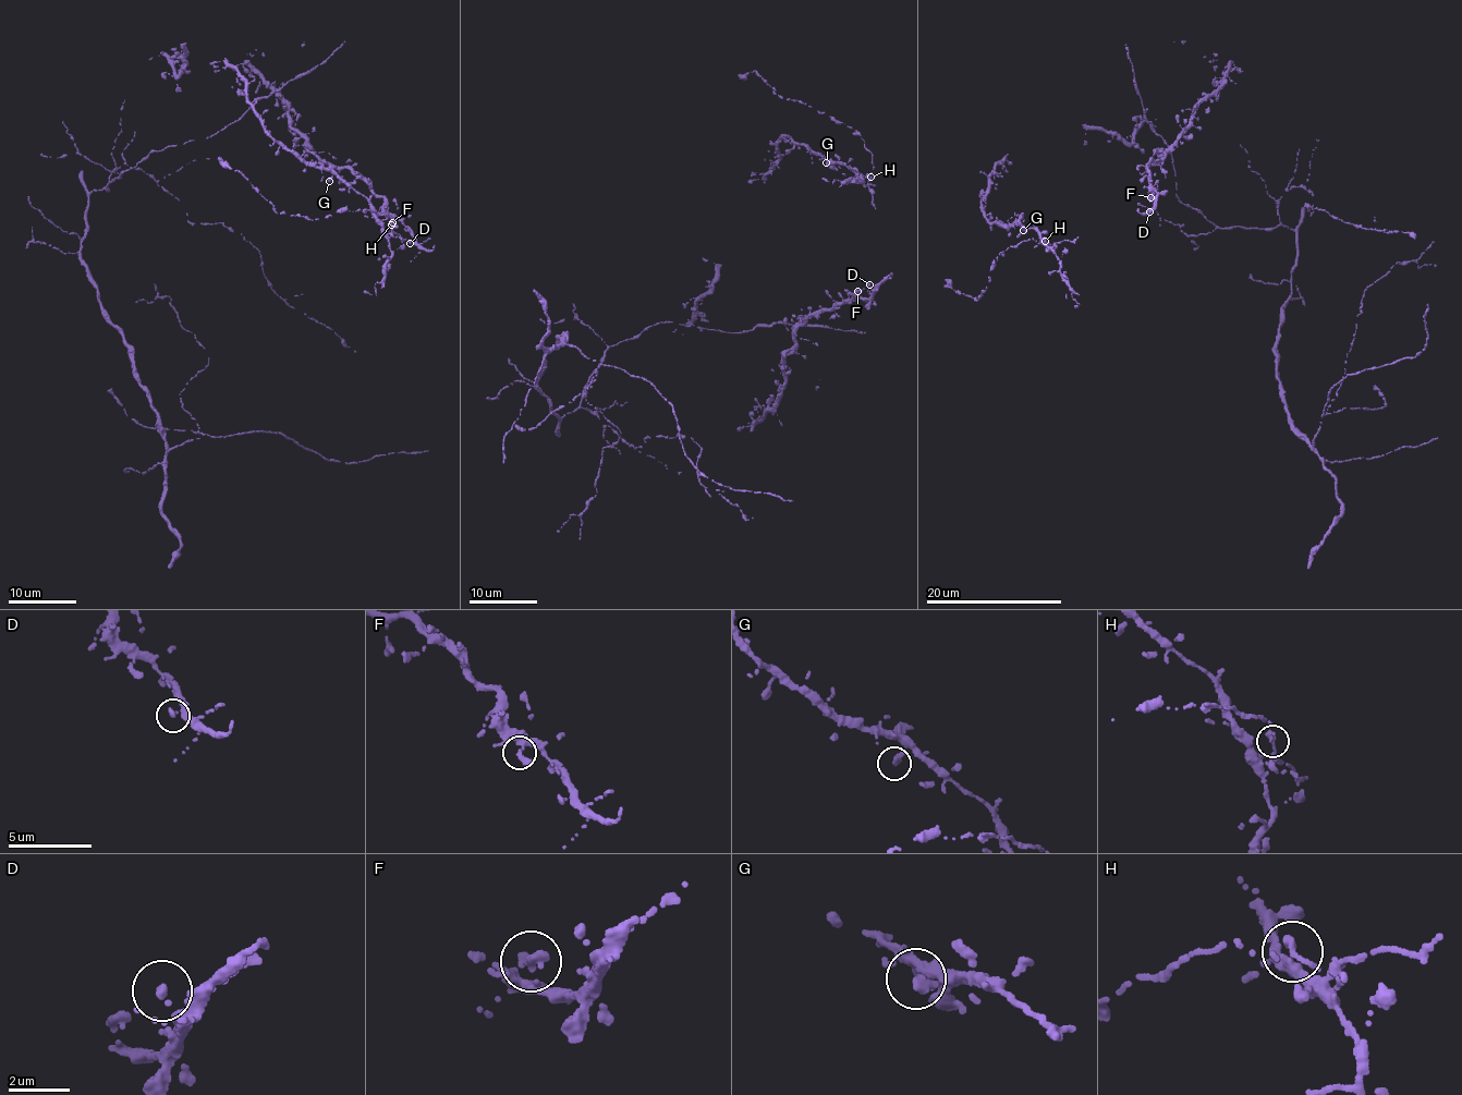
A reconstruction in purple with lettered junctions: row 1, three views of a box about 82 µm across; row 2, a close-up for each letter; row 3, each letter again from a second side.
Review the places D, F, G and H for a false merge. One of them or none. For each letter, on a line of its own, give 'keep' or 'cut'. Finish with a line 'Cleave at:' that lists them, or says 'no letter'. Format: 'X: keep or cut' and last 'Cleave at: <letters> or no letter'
D: keep
F: keep
G: keep
H: cut
Cleave at: H

